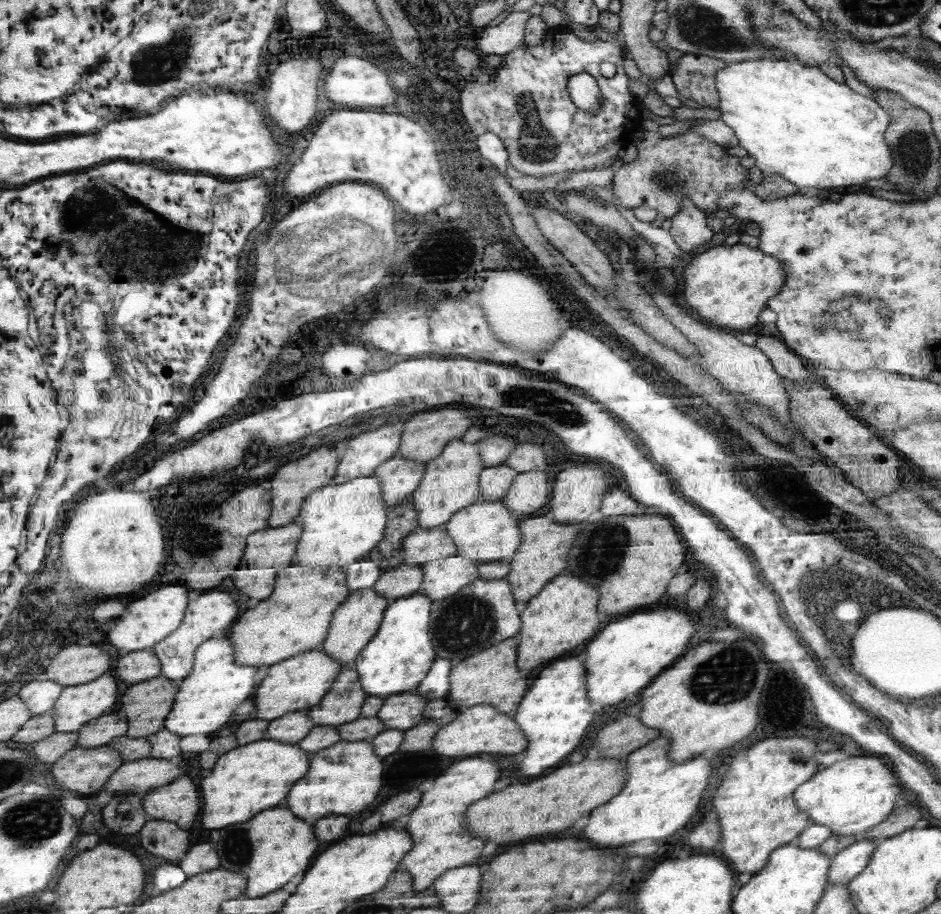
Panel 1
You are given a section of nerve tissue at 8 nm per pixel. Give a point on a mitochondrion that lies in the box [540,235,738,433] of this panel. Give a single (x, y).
(660, 279)

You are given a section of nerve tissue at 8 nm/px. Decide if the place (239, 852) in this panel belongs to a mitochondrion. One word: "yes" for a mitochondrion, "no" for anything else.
yes

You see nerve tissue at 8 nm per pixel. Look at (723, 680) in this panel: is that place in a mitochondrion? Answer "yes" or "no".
yes

